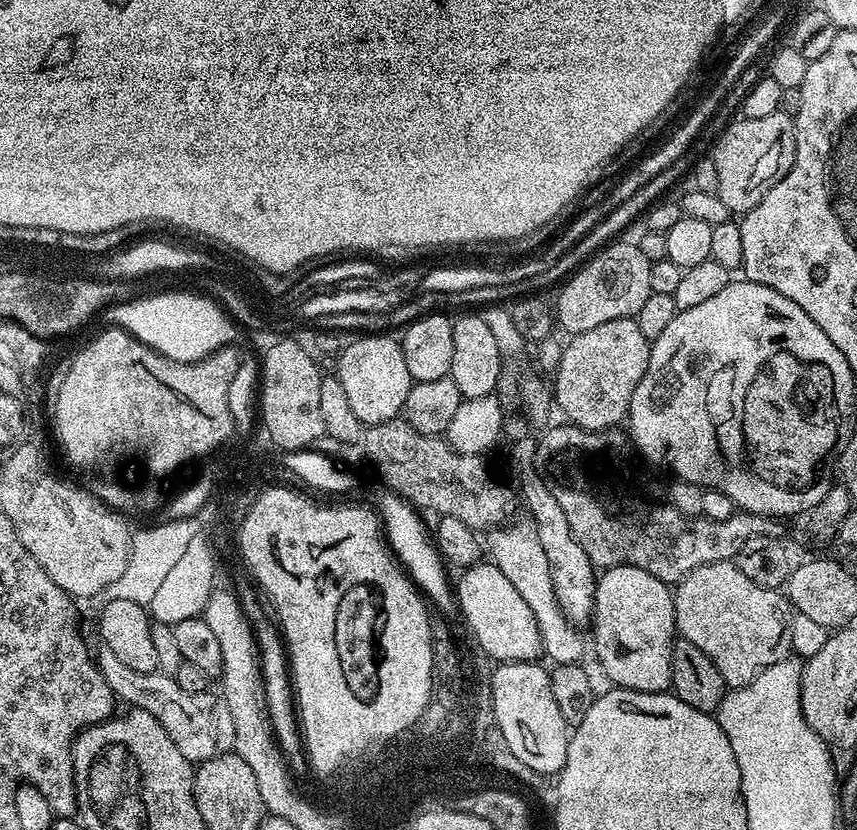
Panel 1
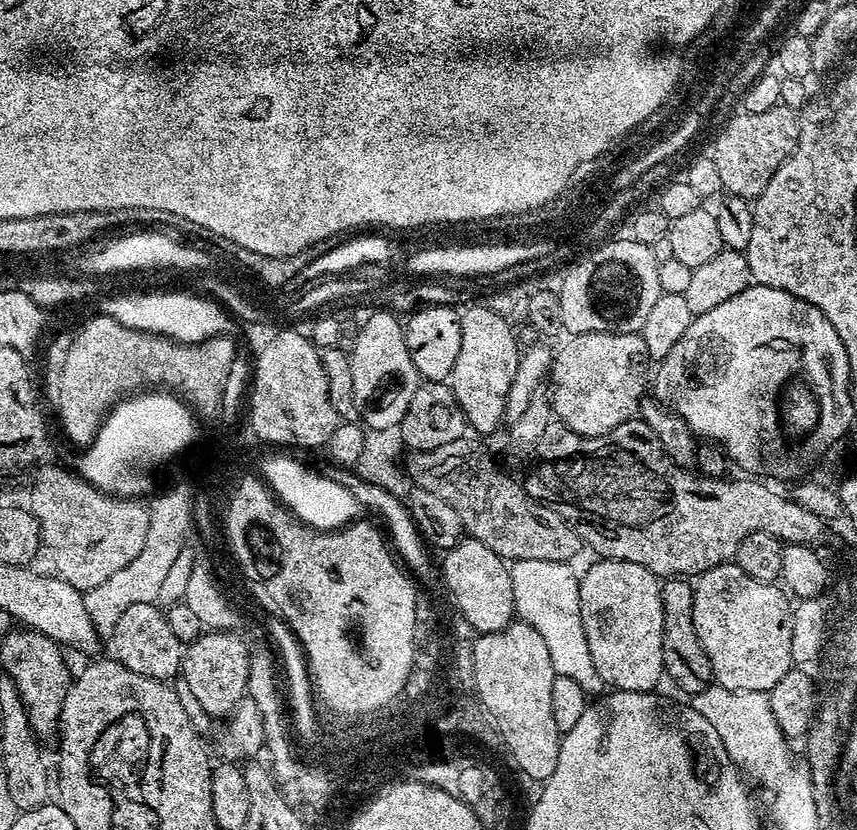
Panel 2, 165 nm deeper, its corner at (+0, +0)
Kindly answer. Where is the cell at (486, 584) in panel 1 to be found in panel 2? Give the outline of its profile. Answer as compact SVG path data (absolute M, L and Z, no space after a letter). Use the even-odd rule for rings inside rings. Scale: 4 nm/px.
M471 538L461 539L459 544L447 549L443 559L448 561L448 578L451 580L453 595L451 603L456 603L464 620L477 633L501 632L513 623L516 616L514 586L509 565L490 546Z

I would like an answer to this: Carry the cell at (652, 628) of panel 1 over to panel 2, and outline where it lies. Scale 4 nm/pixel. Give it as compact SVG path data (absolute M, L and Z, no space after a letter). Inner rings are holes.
M603 558L595 561L597 564L589 566L580 576L580 609L582 610L582 626L586 630L586 642L590 642L590 658L594 658L594 666L603 678L605 685L611 686L618 692L650 692L659 689L660 680L665 679L664 663L662 662L662 614L664 603L660 597L661 581L650 570L634 562L621 560L606 560Z

